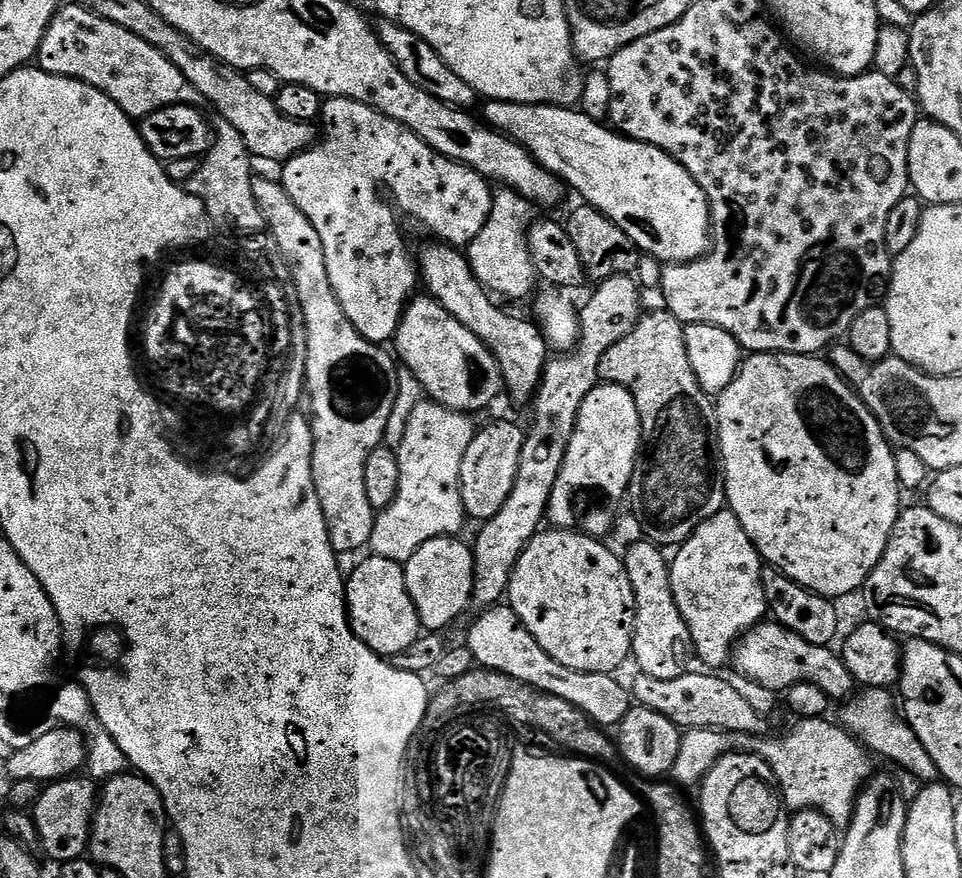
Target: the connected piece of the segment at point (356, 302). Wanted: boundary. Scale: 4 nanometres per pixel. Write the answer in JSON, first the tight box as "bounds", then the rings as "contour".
{"bounds":[278,96,494,345],"contour":[[[333,96],[324,100],[324,111],[322,113],[322,125],[324,124],[324,132],[322,128],[322,139],[318,146],[313,146],[306,152],[300,152],[291,160],[283,165],[284,173],[278,176],[281,184],[284,185],[286,194],[290,194],[290,198],[294,198],[294,202],[298,206],[298,210],[302,210],[302,214],[306,214],[306,218],[310,218],[310,226],[314,226],[314,230],[318,230],[318,238],[322,238],[322,250],[326,254],[326,274],[330,274],[330,286],[334,286],[334,294],[338,294],[338,302],[342,306],[342,310],[346,310],[346,318],[350,318],[350,322],[358,330],[358,334],[362,334],[371,344],[387,345],[389,341],[395,337],[400,319],[404,317],[404,309],[408,306],[408,301],[413,299],[414,293],[418,288],[418,264],[408,253],[408,248],[404,245],[404,236],[400,233],[400,224],[396,221],[396,216],[392,213],[392,208],[386,201],[380,197],[380,192],[376,189],[376,180],[371,176],[372,172],[372,156],[371,152],[392,152],[392,196],[396,199],[396,204],[408,216],[424,216],[424,224],[428,228],[432,228],[432,232],[437,241],[451,244],[453,246],[467,246],[472,243],[474,238],[478,238],[478,234],[482,230],[482,226],[486,226],[486,218],[490,218],[490,210],[492,209],[492,197],[494,195],[489,181],[483,176],[477,174],[473,168],[467,168],[466,165],[460,164],[456,160],[446,158],[442,154],[438,154],[426,142],[422,142],[422,138],[418,138],[418,134],[414,134],[409,128],[404,128],[398,122],[394,122],[394,118],[386,118],[386,114],[382,114],[378,110],[374,110],[370,106],[366,106],[362,102],[354,102],[350,98],[342,98],[341,96]]]}

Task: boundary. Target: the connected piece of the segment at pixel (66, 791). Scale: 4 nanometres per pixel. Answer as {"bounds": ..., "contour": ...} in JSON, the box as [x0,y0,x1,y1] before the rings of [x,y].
{"bounds":[34,774,97,862],"contour":[[[84,774],[68,776],[65,780],[53,780],[41,791],[34,805],[34,819],[39,847],[44,847],[50,859],[59,862],[78,860],[89,851],[97,803],[97,781]]]}

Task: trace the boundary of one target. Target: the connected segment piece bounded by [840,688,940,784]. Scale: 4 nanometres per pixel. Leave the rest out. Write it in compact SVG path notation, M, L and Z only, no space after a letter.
M883 688L865 689L862 695L855 695L843 705L841 725L856 737L871 753L875 752L898 764L905 773L912 774L921 783L935 783L939 772L918 736L894 708L890 692Z

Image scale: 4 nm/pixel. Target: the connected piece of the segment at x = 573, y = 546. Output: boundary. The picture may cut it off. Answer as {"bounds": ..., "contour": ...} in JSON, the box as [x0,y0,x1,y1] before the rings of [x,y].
{"bounds":[506,530,636,674],"contour":[[[541,530],[537,532],[535,538],[526,546],[526,550],[522,550],[522,554],[514,566],[508,583],[506,600],[514,610],[516,617],[520,619],[520,625],[530,634],[534,634],[534,642],[538,642],[538,646],[542,646],[542,650],[546,650],[546,654],[550,654],[550,658],[554,658],[554,662],[562,662],[562,666],[566,666],[570,670],[612,674],[617,671],[615,668],[623,666],[624,659],[627,661],[632,655],[632,635],[636,625],[634,590],[630,586],[630,578],[624,569],[623,559],[619,555],[615,556],[597,537],[589,536],[579,530]]]}

